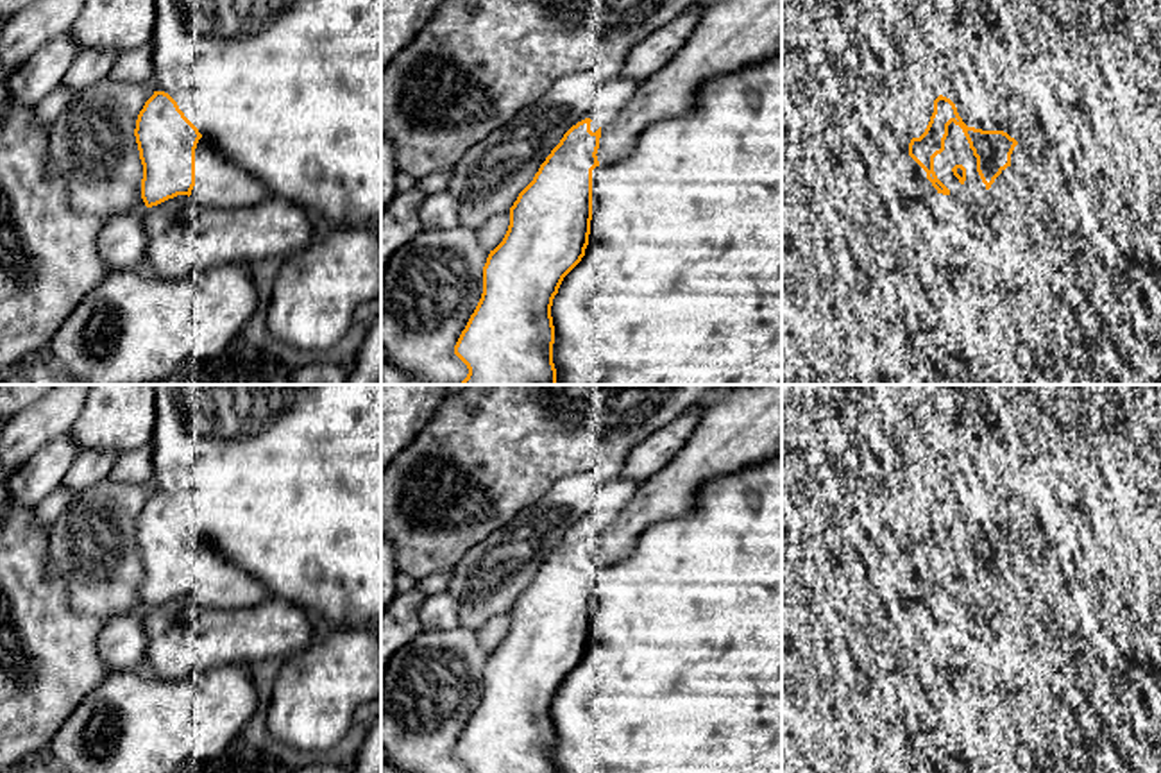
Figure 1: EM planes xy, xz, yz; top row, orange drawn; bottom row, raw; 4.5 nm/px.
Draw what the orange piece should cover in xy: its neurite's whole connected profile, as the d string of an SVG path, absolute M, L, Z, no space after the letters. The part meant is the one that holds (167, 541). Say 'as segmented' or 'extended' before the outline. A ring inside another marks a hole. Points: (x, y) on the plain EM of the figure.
extended; M154 492L134 530L143 565L141 599L147 608L188 596L209 608L247 608L272 598L258 578L229 562L184 517L165 492Z

